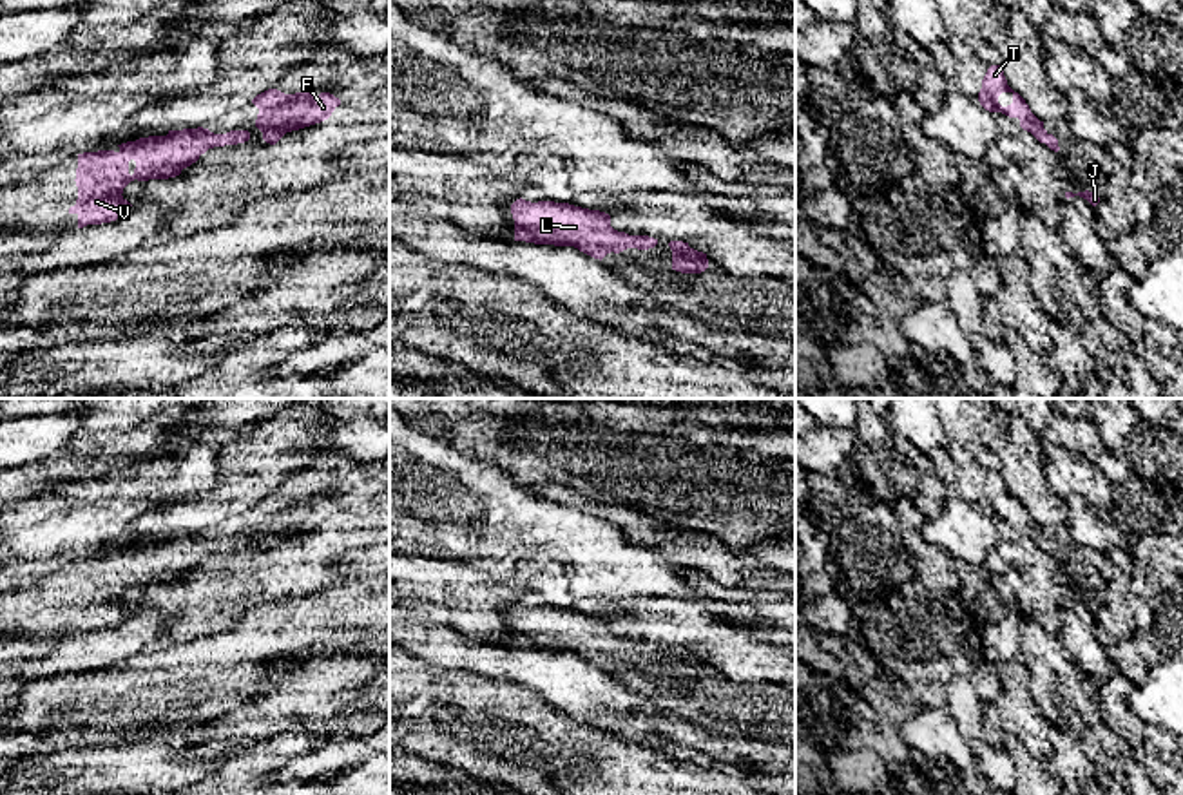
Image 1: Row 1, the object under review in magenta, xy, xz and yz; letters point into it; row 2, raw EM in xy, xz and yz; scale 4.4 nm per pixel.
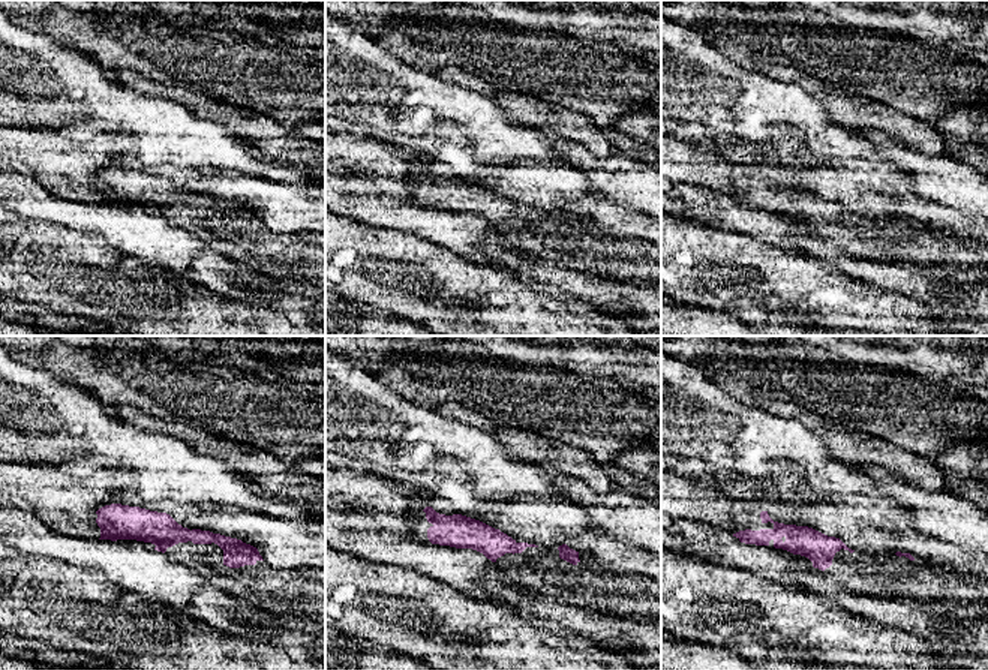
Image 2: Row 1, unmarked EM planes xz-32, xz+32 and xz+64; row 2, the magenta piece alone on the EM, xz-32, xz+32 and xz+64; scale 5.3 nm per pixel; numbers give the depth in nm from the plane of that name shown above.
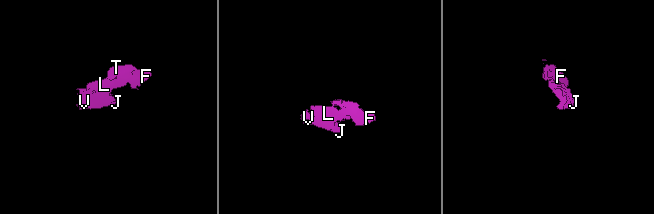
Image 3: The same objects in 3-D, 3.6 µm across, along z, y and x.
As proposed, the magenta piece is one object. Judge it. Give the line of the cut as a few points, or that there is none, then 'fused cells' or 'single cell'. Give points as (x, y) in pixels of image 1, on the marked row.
no cut; single cell

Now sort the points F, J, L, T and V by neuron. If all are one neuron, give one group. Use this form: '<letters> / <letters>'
F J L T V

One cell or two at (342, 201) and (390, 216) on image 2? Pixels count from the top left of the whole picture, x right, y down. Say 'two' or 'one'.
one

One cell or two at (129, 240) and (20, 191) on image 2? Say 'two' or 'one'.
one

